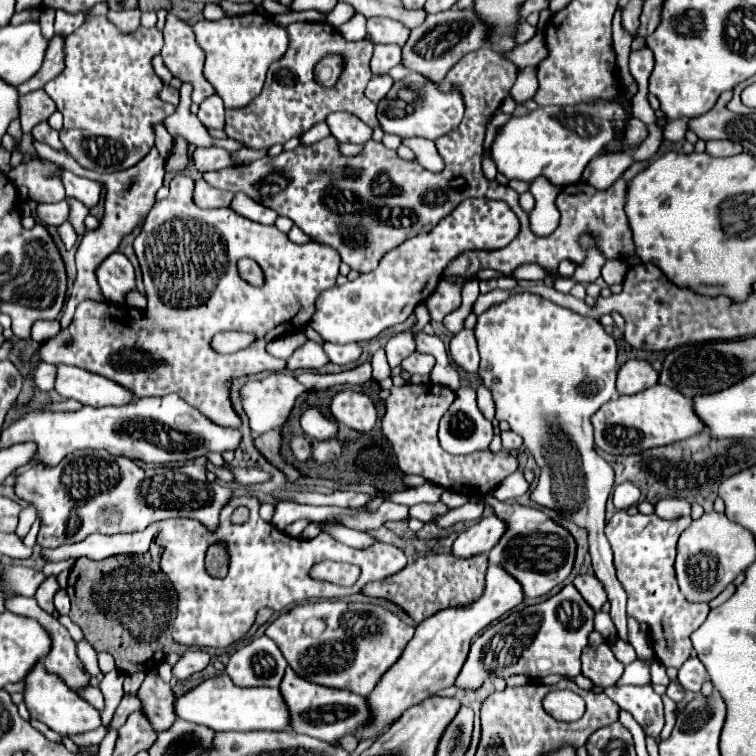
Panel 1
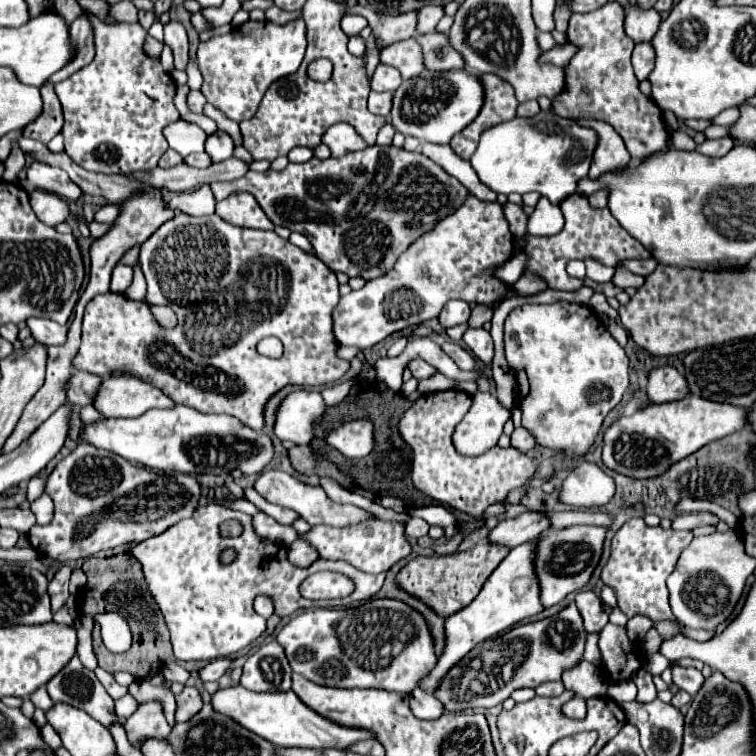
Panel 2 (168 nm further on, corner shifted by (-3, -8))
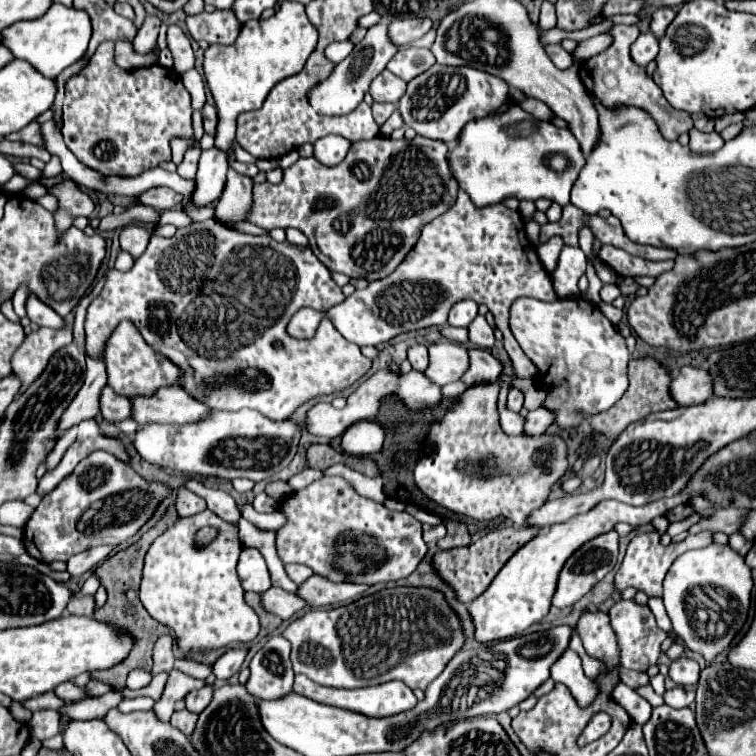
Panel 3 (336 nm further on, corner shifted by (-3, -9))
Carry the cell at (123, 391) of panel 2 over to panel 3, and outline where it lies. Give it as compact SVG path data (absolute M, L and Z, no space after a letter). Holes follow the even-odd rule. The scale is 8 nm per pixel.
M183 387L159 389L155 397L133 397L133 419L139 425L187 425L199 423L211 415L211 409L191 397Z

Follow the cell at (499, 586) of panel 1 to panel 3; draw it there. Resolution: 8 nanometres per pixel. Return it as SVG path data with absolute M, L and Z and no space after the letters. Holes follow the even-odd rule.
M681 493L681 495L675 495L671 499L653 501L651 505L643 505L643 507L623 505L621 501L601 501L589 513L575 515L573 519L569 519L565 523L551 525L551 529L547 529L545 533L539 533L533 541L525 543L505 563L501 573L487 587L487 591L469 605L469 613L473 615L473 621L475 621L475 637L481 643L511 639L511 637L521 635L527 627L543 621L545 615L549 613L551 597L557 589L559 571L563 569L565 561L579 547L583 547L587 541L595 539L603 533L613 531L613 527L621 521L631 523L631 525L645 525L659 515L667 515L667 511L671 511L673 507L689 503L693 497L697 497L697 495L695 493L689 493L689 495Z

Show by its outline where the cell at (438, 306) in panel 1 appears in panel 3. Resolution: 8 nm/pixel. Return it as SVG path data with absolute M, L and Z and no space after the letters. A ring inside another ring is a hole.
M459 301L449 311L449 325L467 327L477 317L479 305L475 301Z

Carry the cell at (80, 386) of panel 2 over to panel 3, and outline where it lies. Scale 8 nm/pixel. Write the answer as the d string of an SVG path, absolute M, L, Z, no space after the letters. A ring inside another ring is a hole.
M107 385L107 389L103 389L103 397L101 397L101 415L107 421L129 419L131 417L131 399L111 393L111 387Z

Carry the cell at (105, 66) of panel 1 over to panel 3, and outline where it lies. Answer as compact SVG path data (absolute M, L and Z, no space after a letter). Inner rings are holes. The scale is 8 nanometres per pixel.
M105 41L97 47L91 63L65 85L63 101L63 137L65 145L75 153L75 157L103 175L135 177L159 163L171 161L171 139L193 137L191 125L191 95L181 83L181 75L175 69L165 69L161 65L151 65L135 71L119 69L113 61L113 43Z

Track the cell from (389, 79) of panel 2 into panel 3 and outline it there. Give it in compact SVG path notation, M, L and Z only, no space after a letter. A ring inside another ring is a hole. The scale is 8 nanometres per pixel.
M385 69L383 73L379 73L379 77L375 77L375 81L371 83L369 93L371 93L373 101L377 101L377 103L393 103L393 105L397 105L399 99L403 97L405 89L407 89L407 83Z

